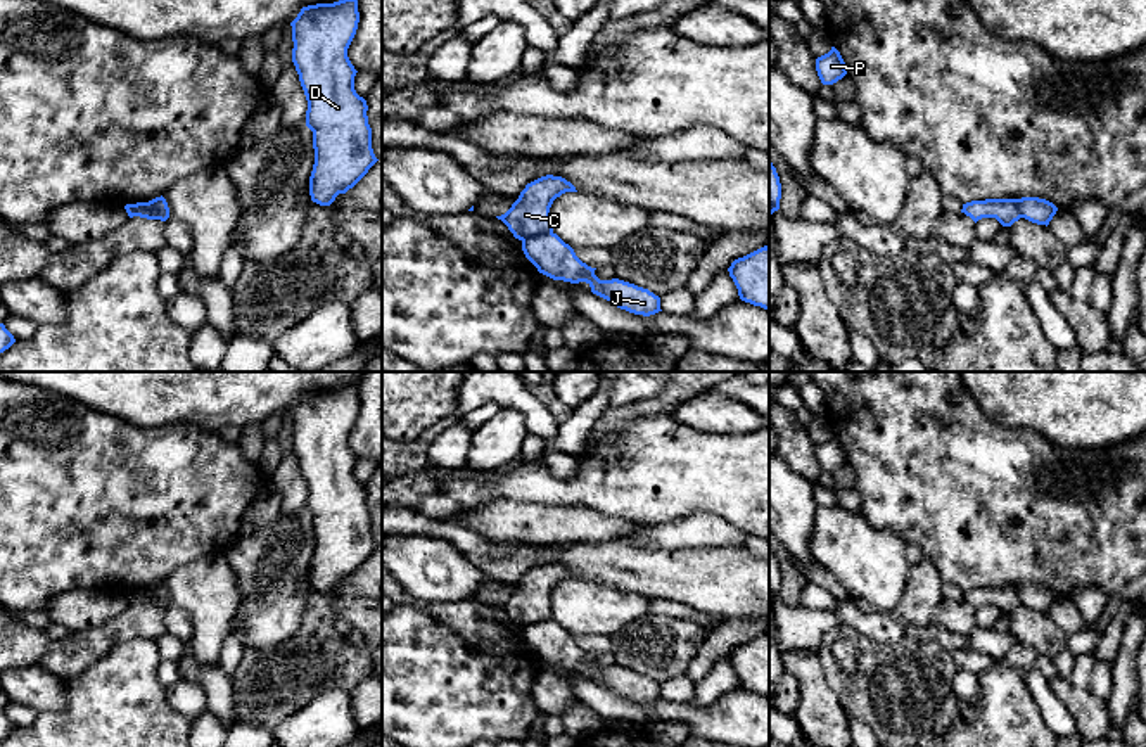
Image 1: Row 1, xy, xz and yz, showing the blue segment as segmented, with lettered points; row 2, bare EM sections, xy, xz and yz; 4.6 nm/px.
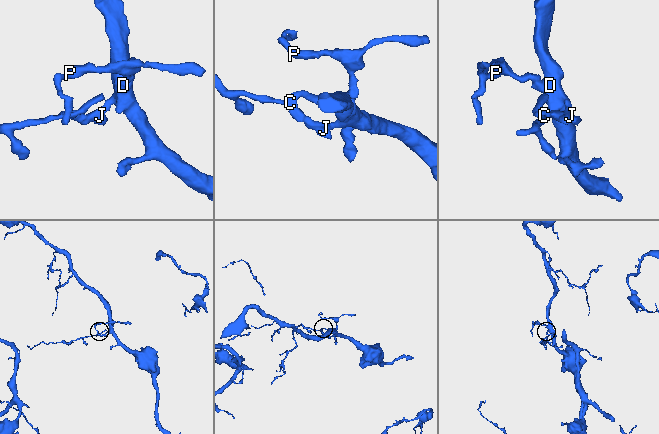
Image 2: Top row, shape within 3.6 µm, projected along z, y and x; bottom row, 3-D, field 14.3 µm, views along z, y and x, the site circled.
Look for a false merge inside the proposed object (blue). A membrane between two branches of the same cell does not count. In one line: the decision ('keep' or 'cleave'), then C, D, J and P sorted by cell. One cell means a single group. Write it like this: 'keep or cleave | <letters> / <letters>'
cleave | C / D J P

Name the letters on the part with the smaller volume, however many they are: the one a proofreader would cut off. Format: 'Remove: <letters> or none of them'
Remove: C

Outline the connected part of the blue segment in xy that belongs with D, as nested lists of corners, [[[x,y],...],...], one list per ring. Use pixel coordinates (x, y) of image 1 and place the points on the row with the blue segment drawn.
[[[358,0],[302,7],[292,26],[292,62],[308,100],[313,131],[311,201],[330,206],[379,161],[372,149],[368,105],[354,90],[347,48],[360,22]]]

